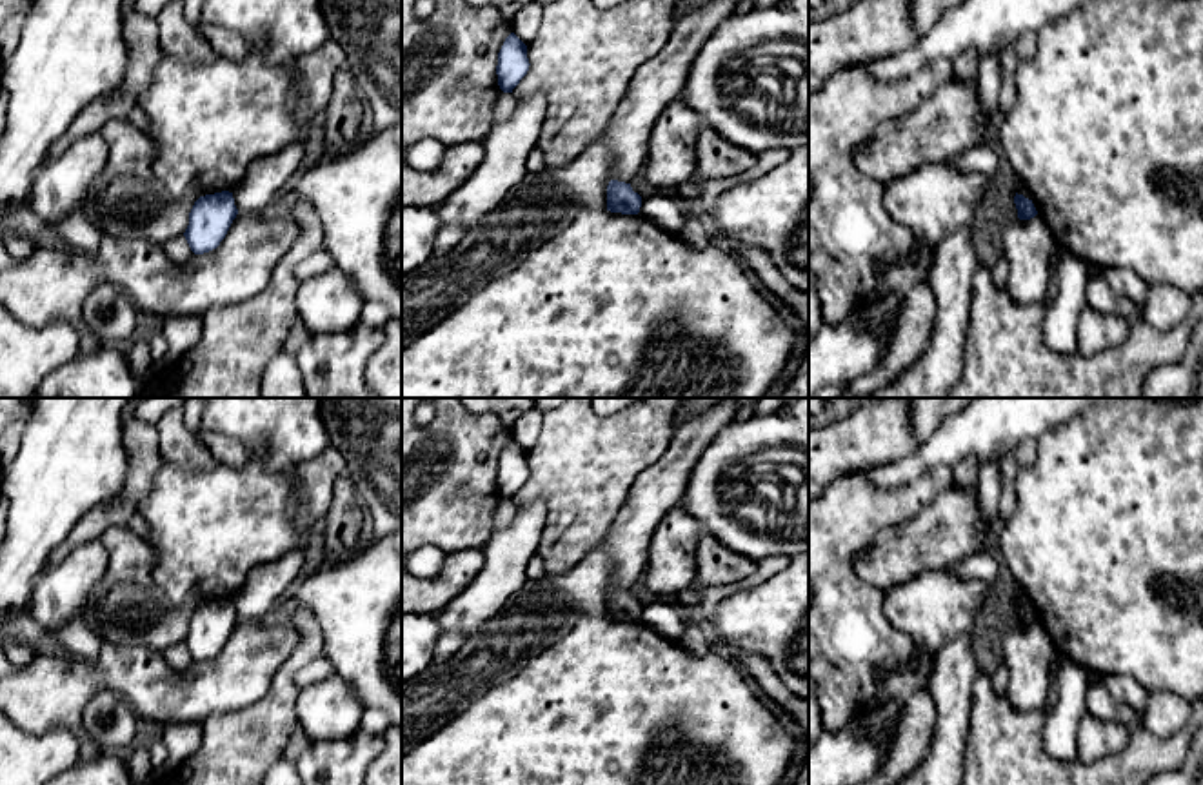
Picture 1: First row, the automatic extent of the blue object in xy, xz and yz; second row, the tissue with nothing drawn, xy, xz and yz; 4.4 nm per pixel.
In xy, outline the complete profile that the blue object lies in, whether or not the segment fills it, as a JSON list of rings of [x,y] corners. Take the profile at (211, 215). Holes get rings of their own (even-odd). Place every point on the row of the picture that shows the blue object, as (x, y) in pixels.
[[[222,191],[200,196],[189,213],[189,225],[184,233],[191,251],[204,254],[216,249],[236,214],[233,193]]]

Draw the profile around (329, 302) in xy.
[[[338,269],[300,282],[296,311],[311,336],[343,333],[360,323],[365,300]]]

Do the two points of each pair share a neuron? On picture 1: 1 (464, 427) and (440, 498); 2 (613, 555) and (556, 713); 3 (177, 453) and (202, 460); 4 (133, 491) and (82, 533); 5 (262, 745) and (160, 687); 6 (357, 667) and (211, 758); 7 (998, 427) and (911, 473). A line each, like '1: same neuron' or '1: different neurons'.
1: same neuron
2: different neurons
3: same neuron
4: same neuron
5: different neurons
6: different neurons
7: same neuron

